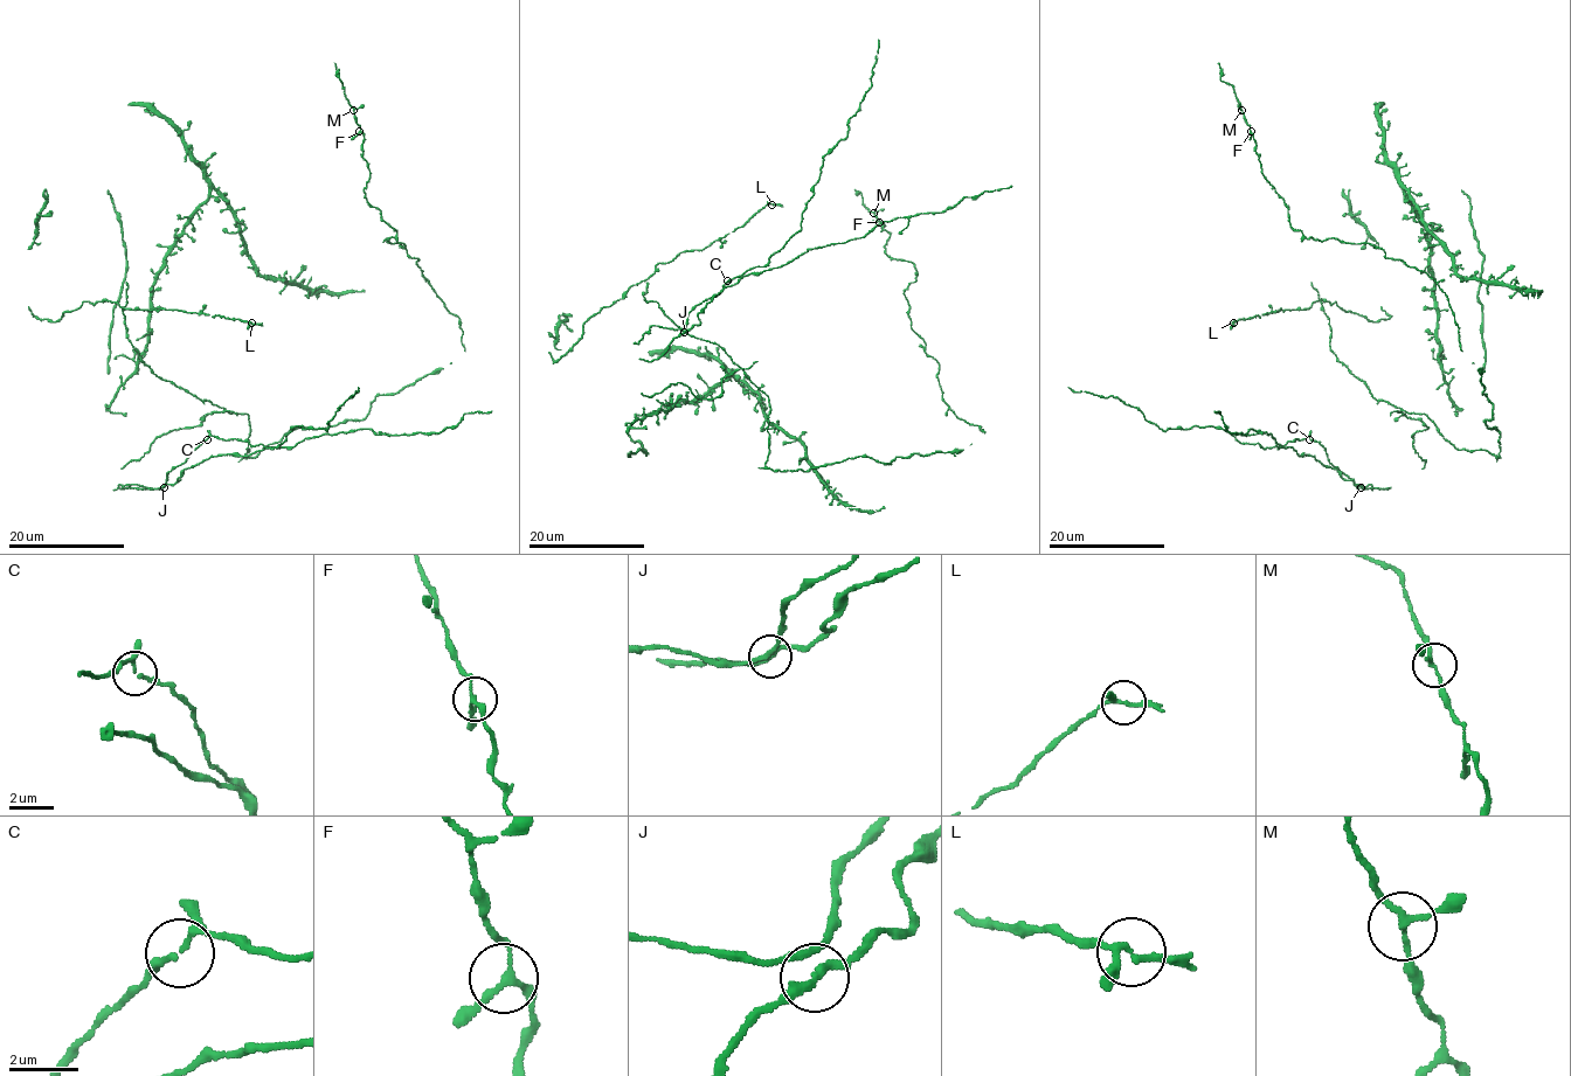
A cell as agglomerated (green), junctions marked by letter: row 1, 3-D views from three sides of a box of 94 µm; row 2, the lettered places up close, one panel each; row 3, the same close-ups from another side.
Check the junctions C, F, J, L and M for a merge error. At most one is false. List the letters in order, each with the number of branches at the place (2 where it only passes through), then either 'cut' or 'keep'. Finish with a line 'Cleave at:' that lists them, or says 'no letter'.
C: 3 | keep
F: 3 | keep
J: 3 | keep
L: 3 | keep
M: 3 | keep
Cleave at: no letter

